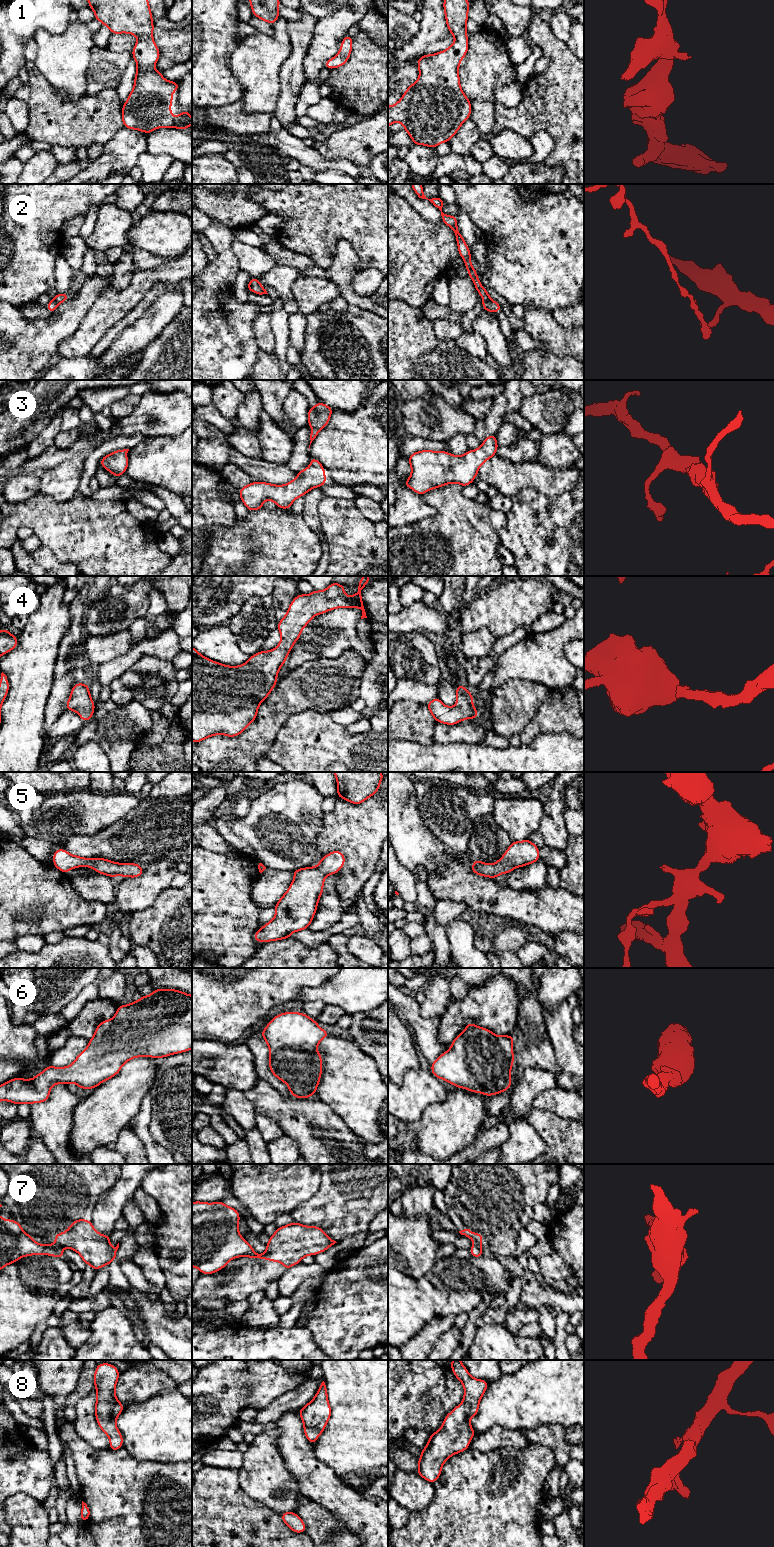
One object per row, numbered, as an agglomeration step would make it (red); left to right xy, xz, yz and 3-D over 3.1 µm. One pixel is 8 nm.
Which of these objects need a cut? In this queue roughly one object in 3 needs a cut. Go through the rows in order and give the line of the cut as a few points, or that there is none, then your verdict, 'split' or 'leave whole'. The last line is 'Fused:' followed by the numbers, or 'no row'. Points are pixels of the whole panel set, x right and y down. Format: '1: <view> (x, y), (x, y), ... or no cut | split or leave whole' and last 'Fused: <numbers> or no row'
1: no cut | leave whole
2: yz (491, 299), (484, 301) | split
3: no cut | leave whole
4: no cut | leave whole
5: no cut | leave whole
6: no cut | leave whole
7: yz (474, 1242), (480, 1246) | split
8: no cut | leave whole
Fused: 2, 7

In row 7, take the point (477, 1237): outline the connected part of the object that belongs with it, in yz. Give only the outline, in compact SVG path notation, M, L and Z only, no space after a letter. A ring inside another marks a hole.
M470 1229L461 1230L459 1233L469 1239L473 1239L475 1244L482 1246L483 1235L481 1233L473 1233Z

